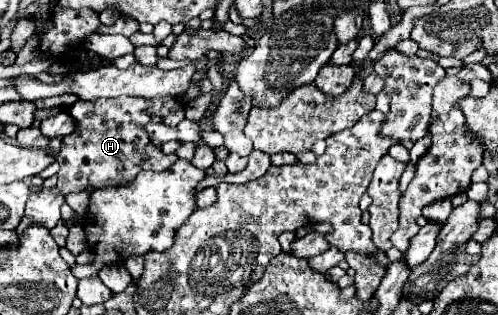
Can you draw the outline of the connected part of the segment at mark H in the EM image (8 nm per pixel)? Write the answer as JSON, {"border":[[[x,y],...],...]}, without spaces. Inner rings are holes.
{"border":[[[129,96],[93,102],[77,100],[69,112],[77,120],[77,128],[63,138],[61,152],[57,154],[57,162],[61,164],[57,172],[57,188],[63,194],[83,192],[89,186],[99,188],[103,184],[127,184],[127,180],[133,180],[143,170],[163,172],[177,160],[175,154],[165,156],[161,148],[155,148],[147,140],[143,128],[149,122],[163,122],[169,126],[179,124],[185,118],[181,98],[179,102],[171,96],[167,100],[139,100]]]}

